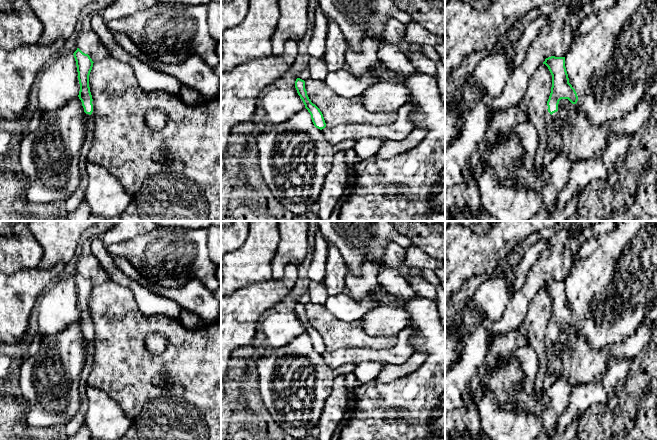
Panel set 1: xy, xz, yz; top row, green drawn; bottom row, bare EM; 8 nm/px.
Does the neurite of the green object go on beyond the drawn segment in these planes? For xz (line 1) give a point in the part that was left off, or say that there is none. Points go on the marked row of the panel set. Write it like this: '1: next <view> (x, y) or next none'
1: next none

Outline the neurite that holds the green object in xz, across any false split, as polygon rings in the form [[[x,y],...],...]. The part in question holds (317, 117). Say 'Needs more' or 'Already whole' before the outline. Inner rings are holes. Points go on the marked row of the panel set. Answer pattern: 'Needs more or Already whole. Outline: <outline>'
Already whole. Outline: [[[297,78],[295,81],[295,88],[297,90],[298,95],[302,99],[305,108],[310,113],[314,126],[320,130],[324,129],[326,127],[326,123],[323,114],[320,109],[309,99],[307,91],[305,89],[305,81],[300,78]]]

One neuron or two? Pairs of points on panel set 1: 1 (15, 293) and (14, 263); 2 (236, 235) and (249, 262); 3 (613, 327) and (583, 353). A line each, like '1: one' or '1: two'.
1: two
2: two
3: two

